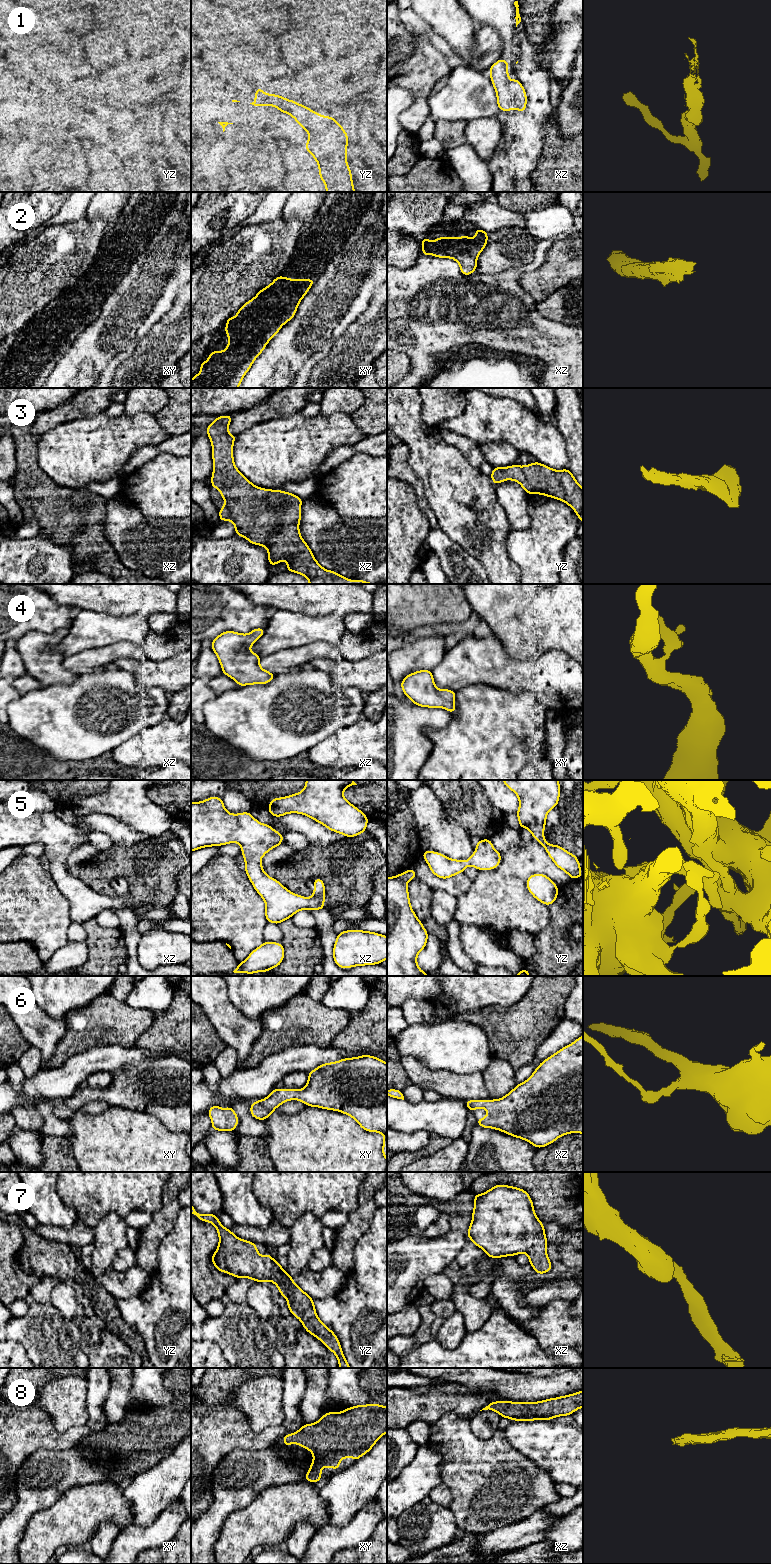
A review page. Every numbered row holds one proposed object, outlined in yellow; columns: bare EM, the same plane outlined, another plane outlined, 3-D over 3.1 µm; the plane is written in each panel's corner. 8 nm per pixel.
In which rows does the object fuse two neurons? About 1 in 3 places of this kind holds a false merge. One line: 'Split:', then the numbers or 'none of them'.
Split: none of them

